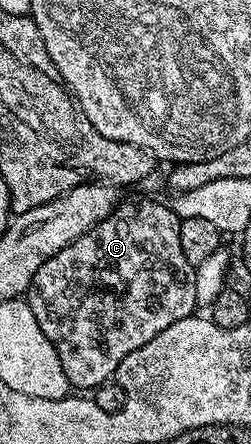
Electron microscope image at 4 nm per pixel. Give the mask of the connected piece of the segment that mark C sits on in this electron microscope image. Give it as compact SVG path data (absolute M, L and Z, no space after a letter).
M123 201L95 227L37 269L25 298L33 309L33 317L37 317L37 325L41 325L41 333L45 333L53 349L57 349L61 369L65 369L65 377L72 388L103 386L116 374L127 354L141 349L169 325L196 314L195 267L185 257L185 249L181 249L180 222L166 202Z

